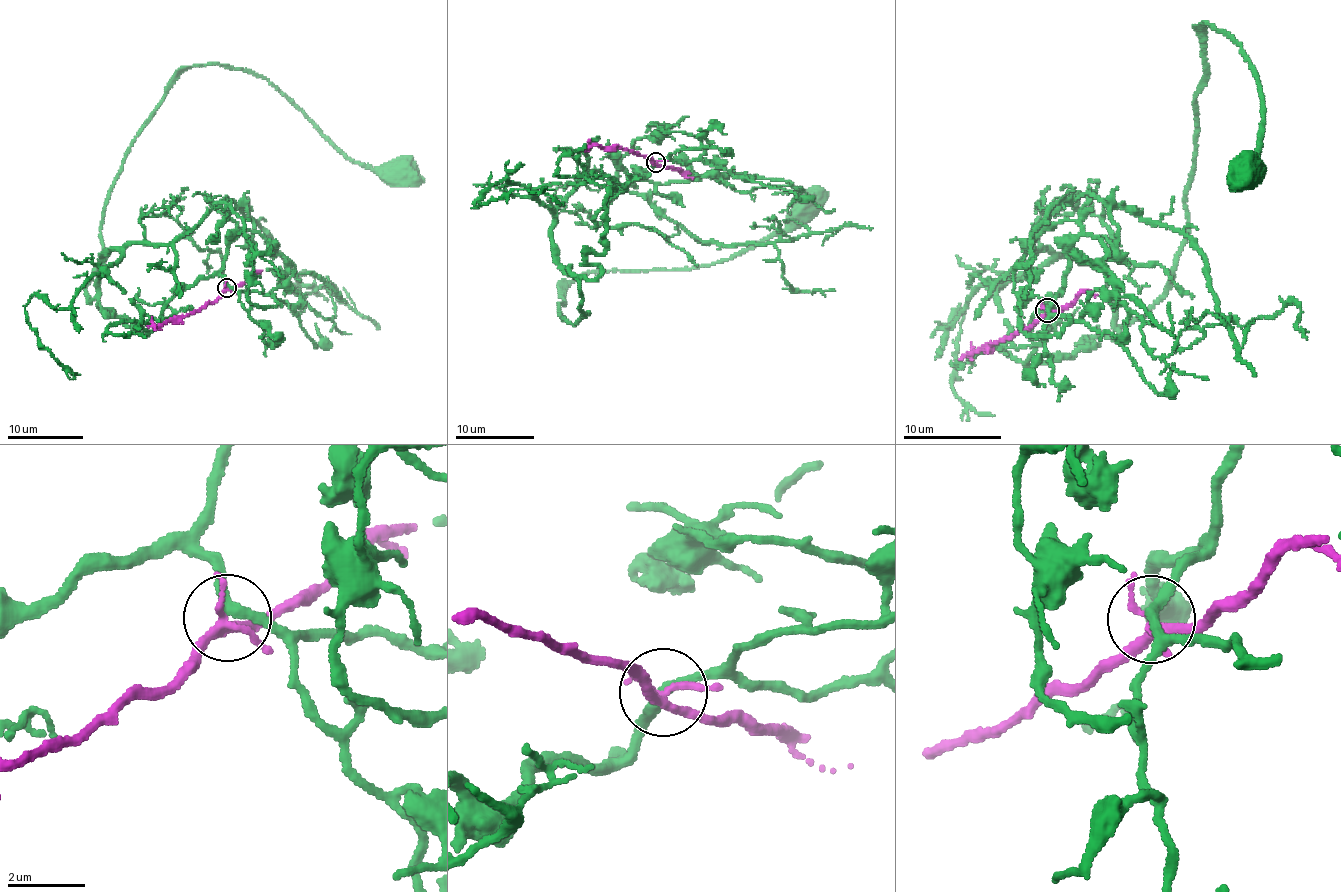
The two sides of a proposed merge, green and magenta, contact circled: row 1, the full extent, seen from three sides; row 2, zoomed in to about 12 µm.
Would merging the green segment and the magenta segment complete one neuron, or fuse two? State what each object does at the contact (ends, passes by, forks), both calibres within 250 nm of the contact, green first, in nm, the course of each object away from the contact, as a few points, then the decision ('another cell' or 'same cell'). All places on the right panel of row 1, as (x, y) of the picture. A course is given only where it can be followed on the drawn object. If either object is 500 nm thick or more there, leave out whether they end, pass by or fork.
green passes by; magenta forks; calibres 260 and 200 nm; course green (1046, 311), (1061, 293), (1030, 323), (1031, 366), (1118, 338), (1163, 293), (1207, 24), (1259, 81), (1243, 175); course magenta (1048, 311), (1027, 327), (1021, 327), (993, 343), (986, 343), (971, 355), (971, 342); same cell

